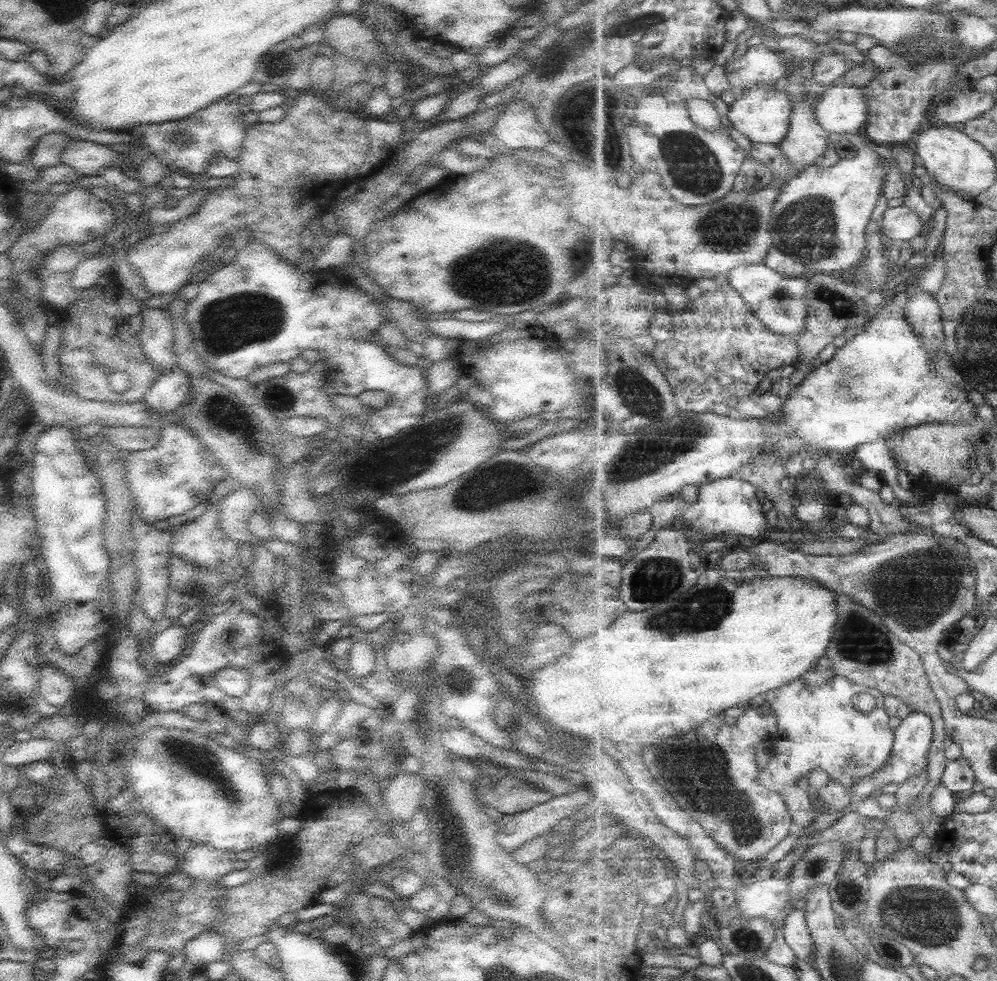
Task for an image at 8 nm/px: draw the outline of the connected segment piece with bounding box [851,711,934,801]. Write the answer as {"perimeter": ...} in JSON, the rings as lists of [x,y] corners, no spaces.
{"perimeter":[[[924,712],[909,713],[907,718],[901,720],[895,729],[894,749],[891,750],[891,759],[882,770],[875,771],[875,775],[862,779],[851,789],[857,800],[863,800],[876,796],[882,786],[886,784],[897,784],[898,786],[907,780],[921,775],[927,769],[929,763],[930,749],[934,741],[934,720]]]}

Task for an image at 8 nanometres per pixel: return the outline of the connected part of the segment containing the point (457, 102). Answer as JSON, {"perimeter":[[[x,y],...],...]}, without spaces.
{"perimeter":[[[474,85],[457,97],[450,98],[443,111],[436,116],[435,120],[424,126],[428,127],[428,125],[440,124],[445,121],[463,119],[482,108],[483,98],[485,98],[485,94],[479,90],[479,86]]]}

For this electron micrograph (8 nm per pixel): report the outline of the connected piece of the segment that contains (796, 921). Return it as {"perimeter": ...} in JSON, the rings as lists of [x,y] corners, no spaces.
{"perimeter":[[[794,910],[784,922],[783,933],[788,945],[801,961],[814,962],[815,941],[809,930],[804,910]]]}

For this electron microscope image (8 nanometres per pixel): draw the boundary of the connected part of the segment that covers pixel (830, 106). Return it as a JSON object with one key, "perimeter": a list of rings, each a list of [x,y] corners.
{"perimeter":[[[847,84],[832,86],[815,107],[816,118],[831,133],[862,133],[868,122],[869,105],[864,89]]]}

